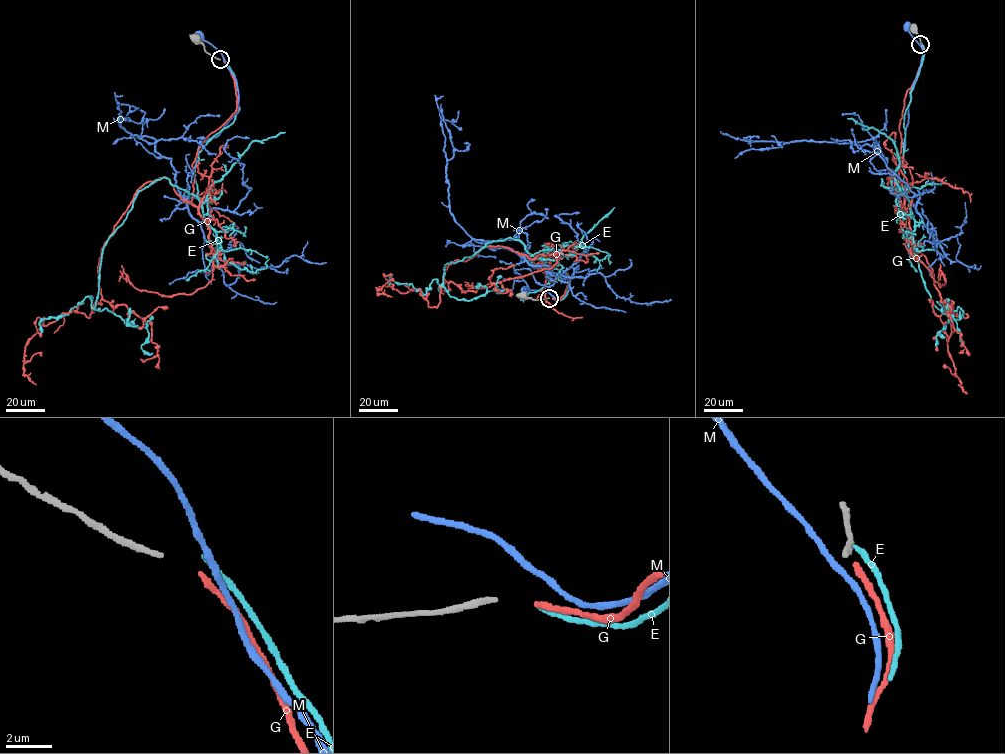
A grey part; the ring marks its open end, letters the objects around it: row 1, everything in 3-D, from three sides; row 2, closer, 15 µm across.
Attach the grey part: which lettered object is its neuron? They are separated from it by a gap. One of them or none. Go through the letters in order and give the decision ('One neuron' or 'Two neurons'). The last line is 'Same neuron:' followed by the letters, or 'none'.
E: Two neurons
G: One neuron
M: Two neurons
Same neuron: G

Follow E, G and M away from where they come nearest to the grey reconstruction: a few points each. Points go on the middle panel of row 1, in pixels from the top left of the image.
E: (552, 298), (563, 299), (571, 278), (533, 265), (510, 238), (444, 267), (444, 287), (458, 299), (504, 290)
G: (552, 298), (564, 293), (567, 273), (501, 246), (448, 266), (437, 307), (418, 289), (377, 290), (391, 296)
M: (552, 296), (536, 290), (525, 291)

